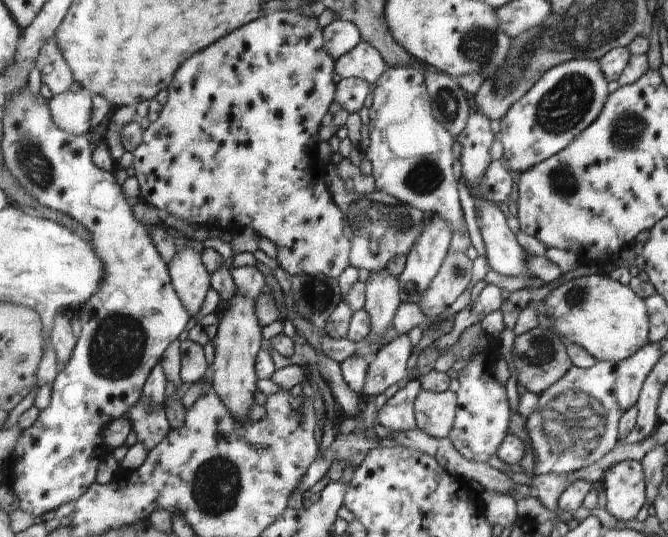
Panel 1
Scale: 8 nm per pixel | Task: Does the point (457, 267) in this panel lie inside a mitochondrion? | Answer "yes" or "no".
yes

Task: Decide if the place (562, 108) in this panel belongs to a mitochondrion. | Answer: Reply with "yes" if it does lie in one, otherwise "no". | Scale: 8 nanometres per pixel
yes

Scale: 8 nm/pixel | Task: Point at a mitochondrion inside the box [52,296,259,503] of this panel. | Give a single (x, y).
(118, 344)

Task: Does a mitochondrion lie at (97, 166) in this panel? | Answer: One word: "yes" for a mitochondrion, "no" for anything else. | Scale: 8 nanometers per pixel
no

